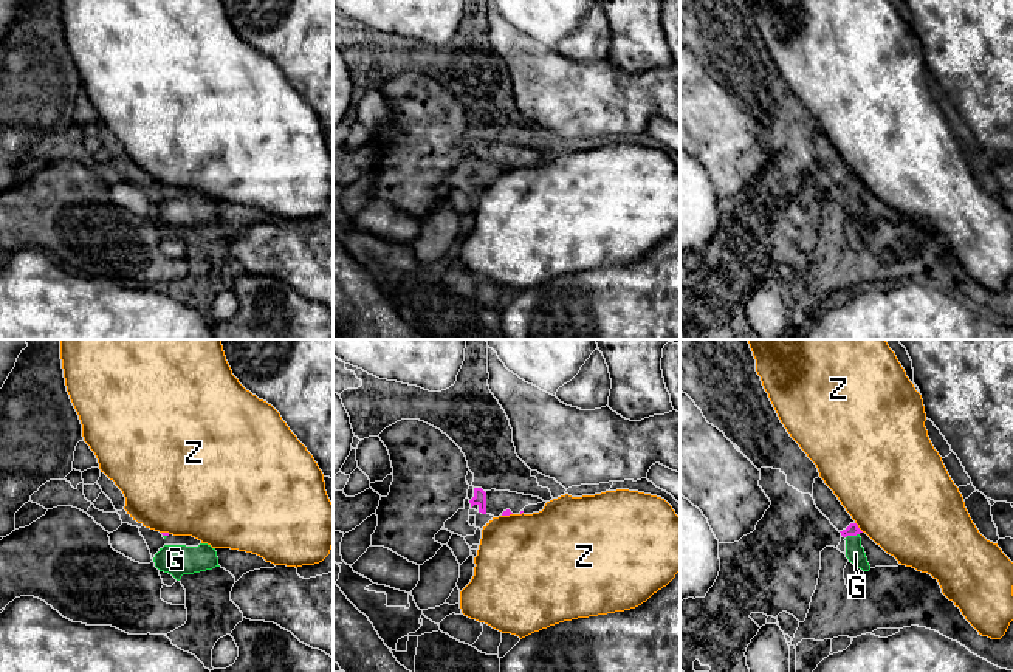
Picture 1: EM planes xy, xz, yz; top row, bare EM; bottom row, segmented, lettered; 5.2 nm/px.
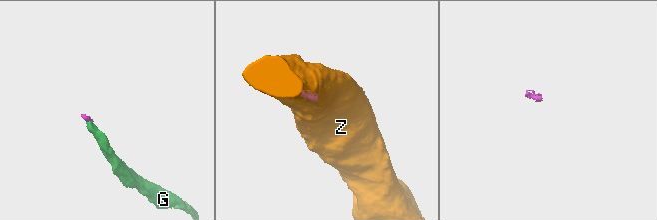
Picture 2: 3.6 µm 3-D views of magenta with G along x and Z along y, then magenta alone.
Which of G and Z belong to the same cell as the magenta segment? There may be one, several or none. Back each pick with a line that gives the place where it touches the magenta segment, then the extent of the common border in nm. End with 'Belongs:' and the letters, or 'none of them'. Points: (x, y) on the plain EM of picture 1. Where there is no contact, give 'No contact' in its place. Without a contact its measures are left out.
G: Touches magenta at yz (852, 188). Shared border 80 nm
Belongs: G

